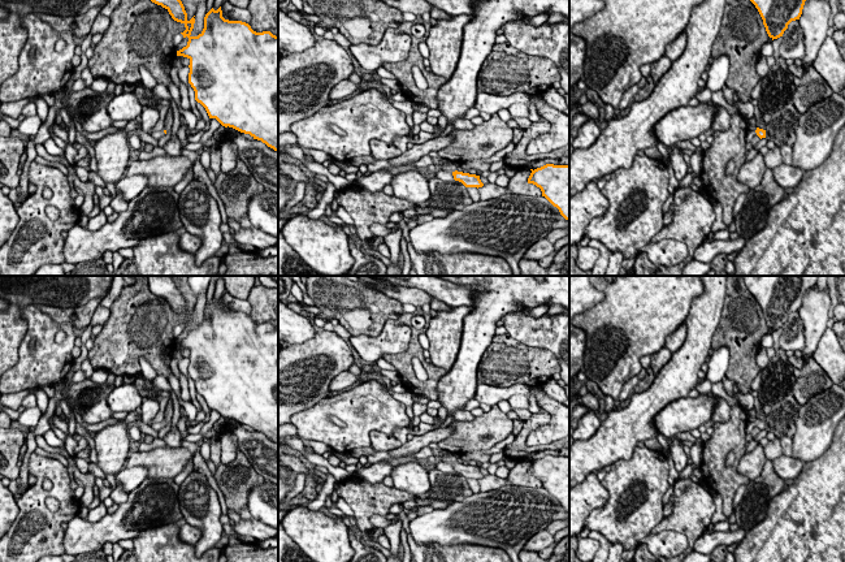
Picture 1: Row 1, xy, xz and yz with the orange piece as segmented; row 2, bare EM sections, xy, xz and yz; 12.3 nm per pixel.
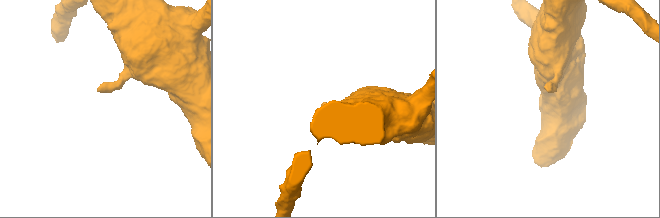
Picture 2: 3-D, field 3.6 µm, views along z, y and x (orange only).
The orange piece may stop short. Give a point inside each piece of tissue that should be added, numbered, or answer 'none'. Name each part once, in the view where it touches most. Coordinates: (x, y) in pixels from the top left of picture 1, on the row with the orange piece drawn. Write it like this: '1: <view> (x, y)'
1: xz (447, 165)

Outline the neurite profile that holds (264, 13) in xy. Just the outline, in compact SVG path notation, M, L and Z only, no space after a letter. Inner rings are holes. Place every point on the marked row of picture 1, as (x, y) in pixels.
M250 0L250 26L256 33L270 31L278 36L278 0Z

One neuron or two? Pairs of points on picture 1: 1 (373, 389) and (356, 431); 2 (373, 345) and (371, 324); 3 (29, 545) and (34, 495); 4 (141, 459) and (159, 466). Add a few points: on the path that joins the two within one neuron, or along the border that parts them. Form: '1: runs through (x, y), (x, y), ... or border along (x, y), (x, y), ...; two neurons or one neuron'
1: runs through (369, 400), (369, 403), (360, 413), (359, 420); one neuron
2: border along (398, 319), (389, 319), (376, 336), (351, 336); two neurons
3: runs through (38, 532), (39, 530), (34, 524), (34, 508); one neuron
4: runs through (144, 459), (155, 462); one neuron

